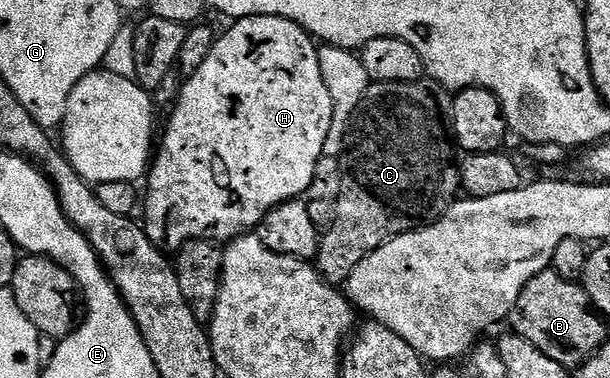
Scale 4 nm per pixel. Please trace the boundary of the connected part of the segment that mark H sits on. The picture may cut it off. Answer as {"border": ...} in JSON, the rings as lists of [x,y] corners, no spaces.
{"border":[[[246,16],[235,21],[236,24],[229,32],[224,32],[215,37],[210,54],[206,58],[206,62],[202,62],[202,66],[198,66],[198,70],[193,76],[187,77],[183,81],[180,94],[176,98],[174,107],[171,109],[172,117],[168,120],[168,129],[164,132],[164,137],[159,137],[158,147],[154,152],[154,159],[151,161],[150,167],[146,173],[146,185],[148,184],[148,193],[145,191],[142,196],[142,216],[144,212],[144,220],[142,219],[142,227],[144,233],[150,238],[150,242],[154,242],[154,246],[158,246],[162,250],[179,250],[185,248],[192,240],[210,240],[213,242],[231,242],[237,240],[239,236],[249,235],[253,230],[259,229],[262,218],[266,218],[266,214],[270,214],[270,210],[274,210],[280,204],[285,204],[288,200],[295,200],[303,197],[307,193],[310,182],[314,182],[314,170],[316,164],[324,157],[324,147],[326,146],[326,138],[330,134],[330,126],[334,118],[334,102],[330,98],[330,90],[326,90],[326,82],[322,82],[322,66],[320,65],[320,48],[314,37],[307,32],[302,26],[298,26],[292,20],[287,20],[281,16]]]}

